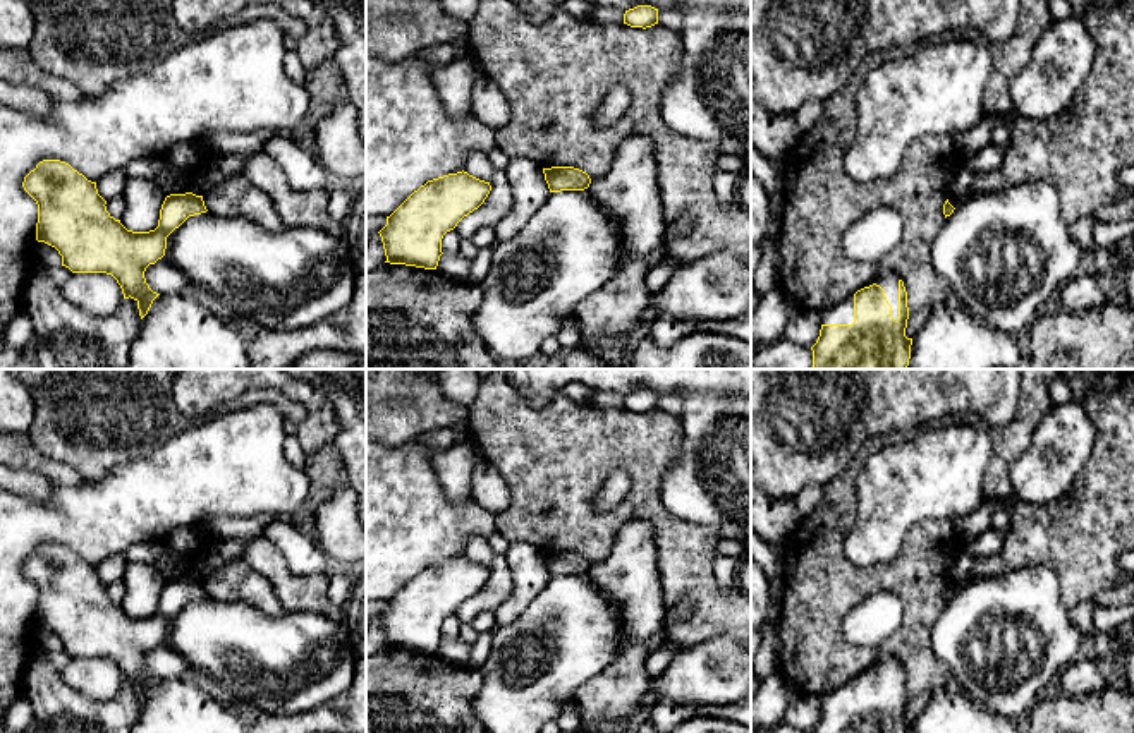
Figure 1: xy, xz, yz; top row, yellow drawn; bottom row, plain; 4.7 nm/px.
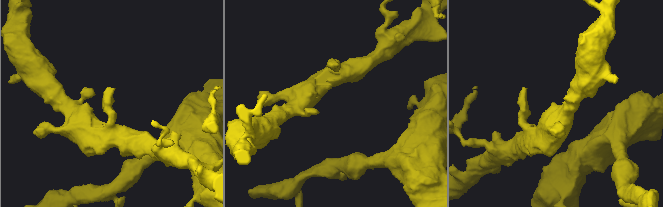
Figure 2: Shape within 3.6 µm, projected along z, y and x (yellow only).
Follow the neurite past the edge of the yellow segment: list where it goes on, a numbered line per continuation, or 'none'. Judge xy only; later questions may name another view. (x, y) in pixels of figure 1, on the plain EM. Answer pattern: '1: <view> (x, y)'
none

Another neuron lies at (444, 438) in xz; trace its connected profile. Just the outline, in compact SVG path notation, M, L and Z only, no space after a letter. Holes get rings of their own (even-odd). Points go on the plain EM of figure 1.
M466 419L464 422L457 426L421 434L416 441L433 450L445 450L455 445L457 433L460 431L467 433L467 429L469 429L469 421Z

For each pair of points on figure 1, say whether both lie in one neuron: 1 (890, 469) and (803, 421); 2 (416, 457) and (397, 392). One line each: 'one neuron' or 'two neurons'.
1: two neurons
2: two neurons

